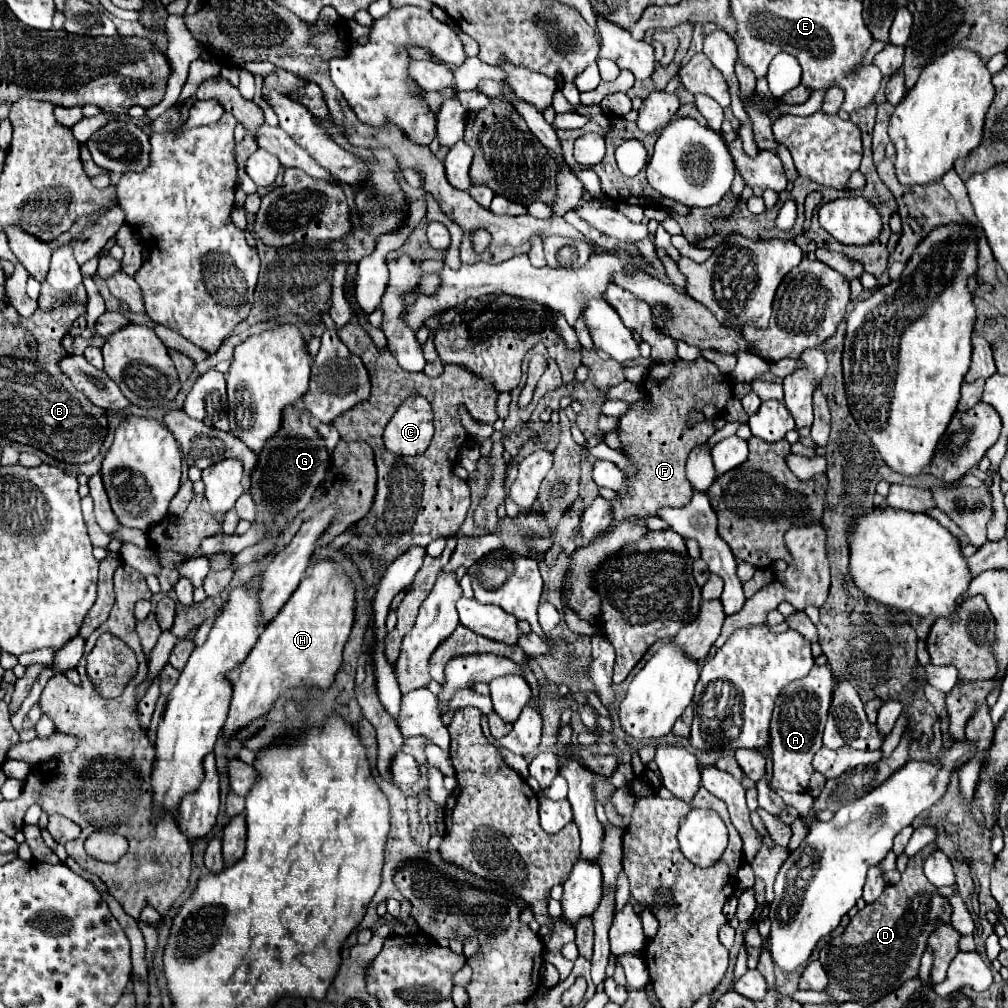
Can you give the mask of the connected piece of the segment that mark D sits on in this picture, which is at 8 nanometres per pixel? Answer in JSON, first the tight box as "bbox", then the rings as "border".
{"bbox":[819,844,953,1006],"border":[[[929,844],[909,858],[907,870],[901,874],[901,882],[885,886],[883,894],[875,902],[867,904],[849,920],[843,934],[825,938],[819,958],[829,976],[825,992],[831,1000],[853,1000],[867,1006],[917,976],[921,956],[927,948],[927,938],[937,926],[947,924],[953,912],[949,898],[941,896],[923,874],[923,860],[935,850],[937,846]]]}

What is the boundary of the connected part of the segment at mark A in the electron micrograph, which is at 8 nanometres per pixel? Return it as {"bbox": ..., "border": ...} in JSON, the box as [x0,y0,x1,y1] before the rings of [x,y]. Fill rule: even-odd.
{"bbox":[771,666,835,792],"border":[[[813,666],[805,678],[789,682],[775,700],[771,720],[773,750],[773,786],[785,792],[805,792],[813,774],[813,756],[819,752],[823,728],[827,722],[835,678],[827,666]]]}

